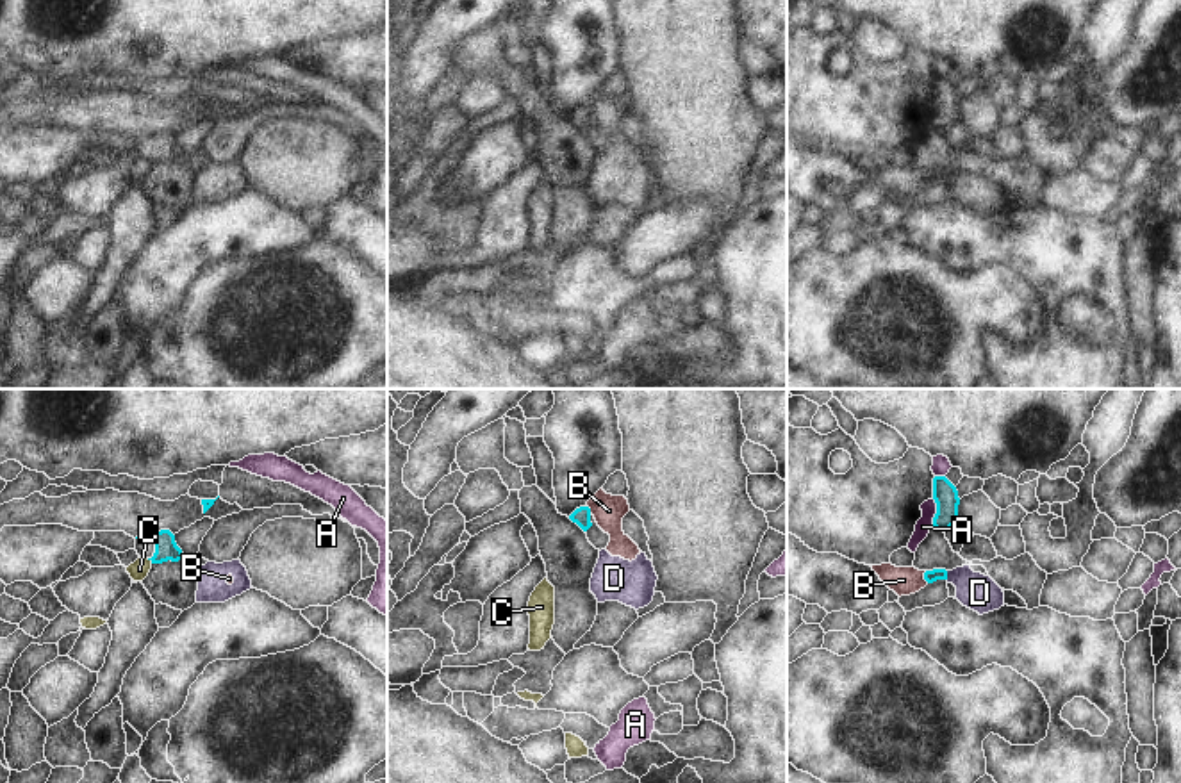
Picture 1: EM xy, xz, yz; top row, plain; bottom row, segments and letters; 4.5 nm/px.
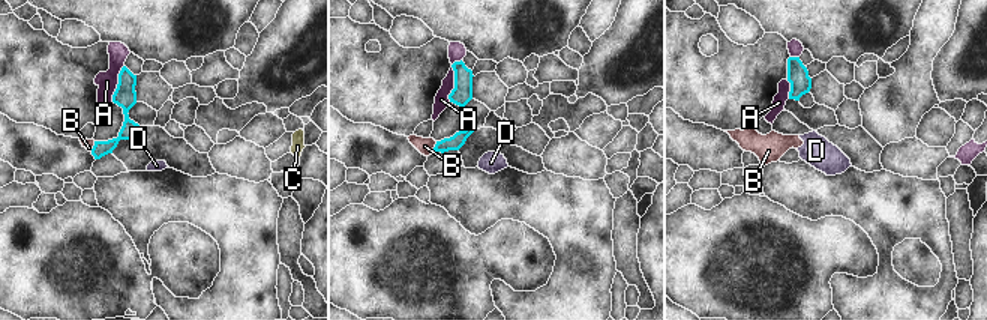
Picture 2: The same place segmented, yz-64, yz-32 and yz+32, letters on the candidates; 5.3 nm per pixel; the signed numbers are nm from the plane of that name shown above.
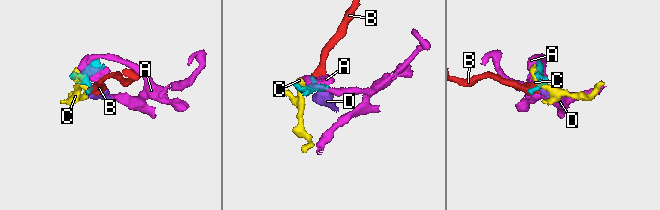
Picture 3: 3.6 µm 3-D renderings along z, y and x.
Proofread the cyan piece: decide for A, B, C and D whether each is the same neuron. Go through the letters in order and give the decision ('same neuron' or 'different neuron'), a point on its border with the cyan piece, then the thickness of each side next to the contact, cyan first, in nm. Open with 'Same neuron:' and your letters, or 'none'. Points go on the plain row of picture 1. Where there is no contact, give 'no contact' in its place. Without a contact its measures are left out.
Same neuron: none
A: different neuron; meets cyan in yz at (937, 113); 110 nm thick on the cyan side, 70 nm on the other
B: different neuron; meets cyan in yz at (924, 177); 60 nm thick on the cyan side, 130 nm on the other
C: different neuron; meets cyan in xy at (150, 159); 100 nm thick on the cyan side, 90 nm on the other
D: different neuron; meets cyan in yz at (946, 175); 60 nm thick on the cyan side, 170 nm on the other

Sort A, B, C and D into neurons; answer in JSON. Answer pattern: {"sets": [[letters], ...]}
{"sets": [["A"], ["B", "D"], ["C"]]}

